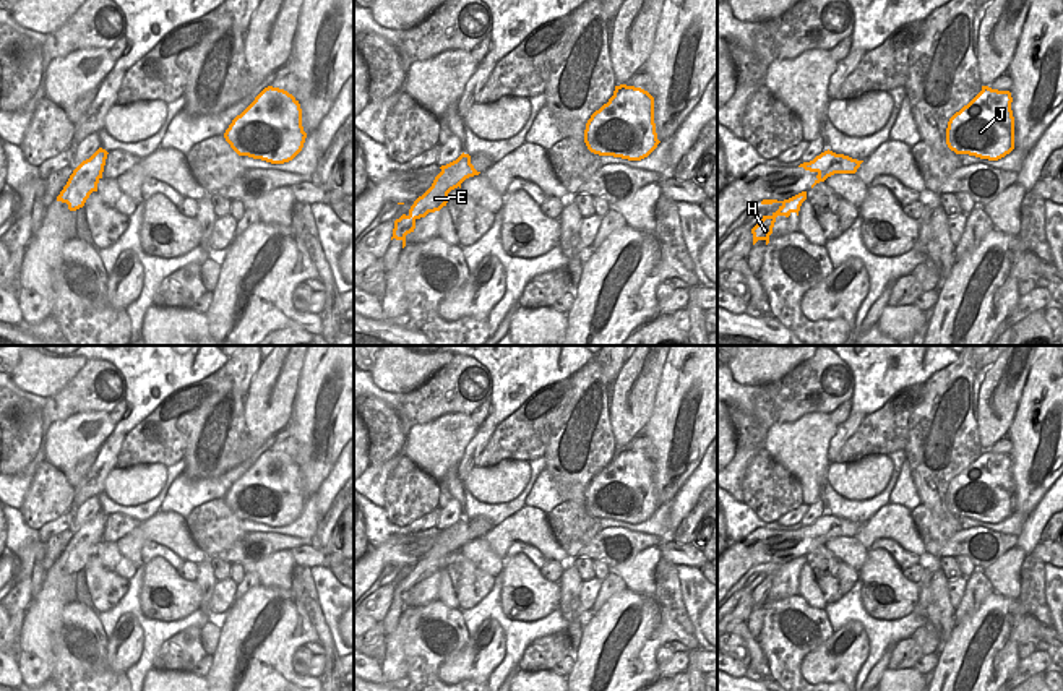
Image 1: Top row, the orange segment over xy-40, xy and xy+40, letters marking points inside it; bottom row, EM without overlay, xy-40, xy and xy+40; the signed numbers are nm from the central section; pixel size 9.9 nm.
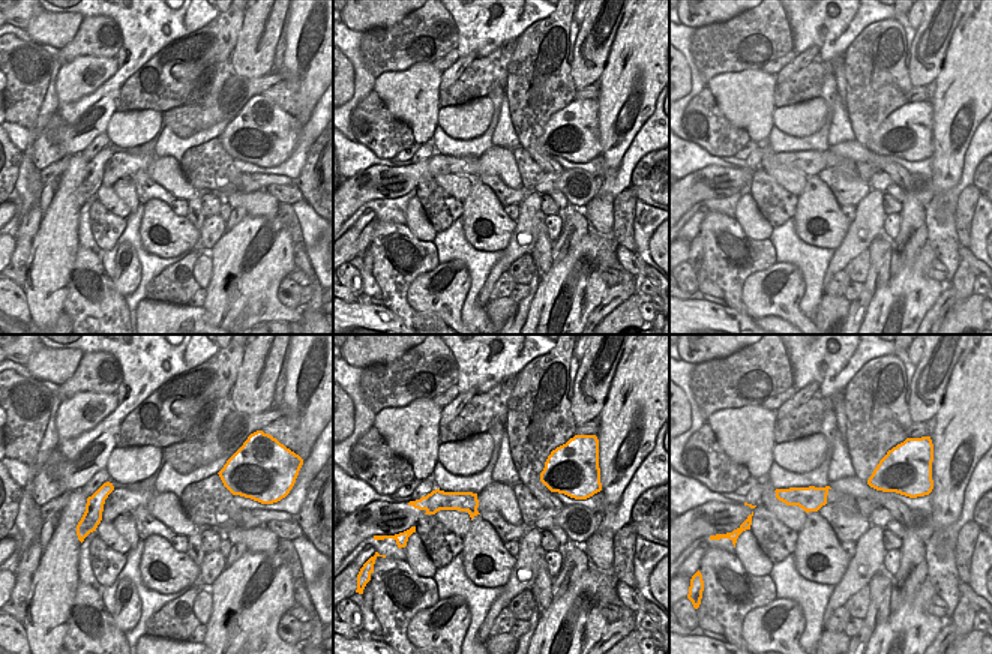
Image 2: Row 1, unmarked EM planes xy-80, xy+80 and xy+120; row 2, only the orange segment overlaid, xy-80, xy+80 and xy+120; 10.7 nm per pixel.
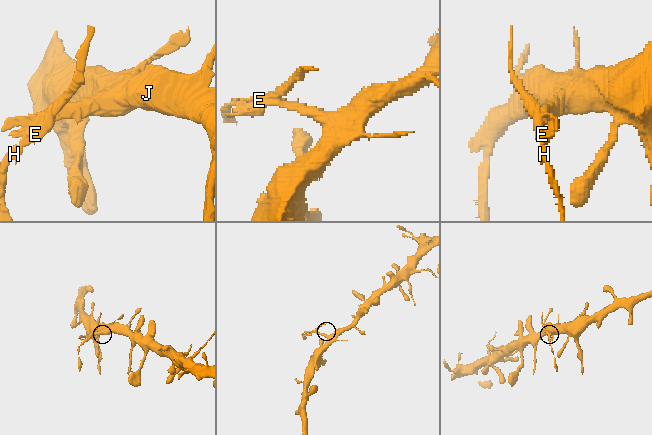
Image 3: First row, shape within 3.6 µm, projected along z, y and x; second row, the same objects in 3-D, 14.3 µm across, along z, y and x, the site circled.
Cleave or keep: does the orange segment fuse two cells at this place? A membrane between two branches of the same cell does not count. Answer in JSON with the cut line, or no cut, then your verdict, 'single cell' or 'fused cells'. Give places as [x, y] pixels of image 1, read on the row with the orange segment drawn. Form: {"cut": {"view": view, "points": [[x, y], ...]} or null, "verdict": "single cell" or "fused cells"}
{"cut": {"view": "xy+40", "points": [[833, 158], [834, 163], [828, 172], [818, 179]]}, "verdict": "fused cells"}

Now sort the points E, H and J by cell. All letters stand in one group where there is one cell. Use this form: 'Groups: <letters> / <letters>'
Groups: E H / J.

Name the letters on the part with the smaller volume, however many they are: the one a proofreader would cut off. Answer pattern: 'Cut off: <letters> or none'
Cut off: E, H

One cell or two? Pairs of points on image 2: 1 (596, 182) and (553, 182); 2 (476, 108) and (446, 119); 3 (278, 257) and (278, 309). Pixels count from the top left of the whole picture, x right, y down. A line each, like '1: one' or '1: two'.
1: one
2: one
3: one

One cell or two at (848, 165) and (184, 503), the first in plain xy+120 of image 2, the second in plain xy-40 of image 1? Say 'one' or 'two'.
two

